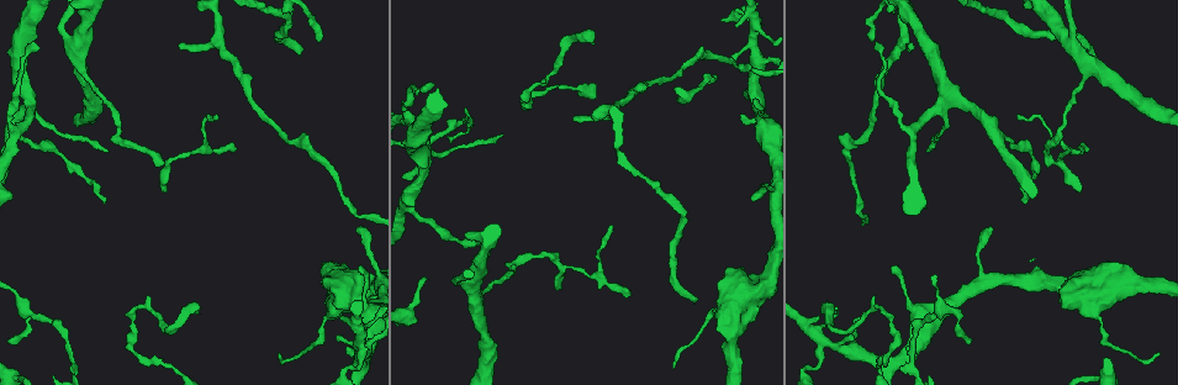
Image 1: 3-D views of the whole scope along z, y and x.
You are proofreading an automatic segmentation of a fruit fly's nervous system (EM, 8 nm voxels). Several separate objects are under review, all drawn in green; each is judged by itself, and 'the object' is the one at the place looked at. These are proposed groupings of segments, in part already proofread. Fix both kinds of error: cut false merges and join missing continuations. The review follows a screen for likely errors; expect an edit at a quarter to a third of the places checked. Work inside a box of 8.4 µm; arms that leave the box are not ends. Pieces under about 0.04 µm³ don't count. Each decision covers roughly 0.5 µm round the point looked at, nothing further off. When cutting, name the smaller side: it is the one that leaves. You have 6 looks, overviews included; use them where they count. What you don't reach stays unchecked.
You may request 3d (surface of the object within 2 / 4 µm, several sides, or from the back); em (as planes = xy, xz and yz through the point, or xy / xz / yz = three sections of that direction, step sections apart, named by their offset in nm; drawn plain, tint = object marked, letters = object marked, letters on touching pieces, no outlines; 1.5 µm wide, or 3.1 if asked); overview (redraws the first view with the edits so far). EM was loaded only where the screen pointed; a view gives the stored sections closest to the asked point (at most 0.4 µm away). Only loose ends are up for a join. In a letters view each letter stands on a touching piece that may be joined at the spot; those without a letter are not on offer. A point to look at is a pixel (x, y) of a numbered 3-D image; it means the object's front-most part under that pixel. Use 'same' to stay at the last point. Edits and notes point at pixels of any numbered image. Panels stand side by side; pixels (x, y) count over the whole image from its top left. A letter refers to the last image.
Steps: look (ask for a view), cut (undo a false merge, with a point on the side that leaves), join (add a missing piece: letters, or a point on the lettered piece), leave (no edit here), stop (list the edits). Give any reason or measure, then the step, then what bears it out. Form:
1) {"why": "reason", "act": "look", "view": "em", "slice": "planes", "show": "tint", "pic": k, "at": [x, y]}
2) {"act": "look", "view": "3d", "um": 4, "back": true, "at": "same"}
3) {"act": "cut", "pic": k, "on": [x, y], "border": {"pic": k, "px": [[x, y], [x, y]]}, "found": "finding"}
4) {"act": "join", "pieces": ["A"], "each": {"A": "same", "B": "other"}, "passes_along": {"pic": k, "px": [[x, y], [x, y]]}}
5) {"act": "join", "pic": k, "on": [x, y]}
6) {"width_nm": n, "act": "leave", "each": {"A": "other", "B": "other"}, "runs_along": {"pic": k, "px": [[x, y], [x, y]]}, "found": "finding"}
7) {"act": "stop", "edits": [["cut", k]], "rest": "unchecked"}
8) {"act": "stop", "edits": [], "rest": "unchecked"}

{"why": "three-way junction", "act": "look", "view": "3d", "um": 4, "back": true, "pic": 1, "at": [59, 30]}

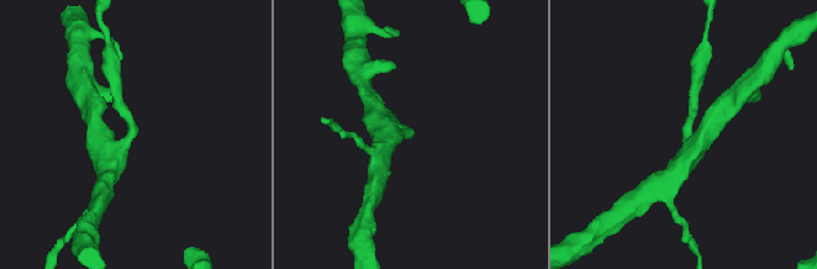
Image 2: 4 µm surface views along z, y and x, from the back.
{"arms": 3, "arm_widths_nm": [160, 280, 320], "act": "look", "view": "em", "slice": "planes", "show": "tint", "pic": 2, "at": [685, 132]}

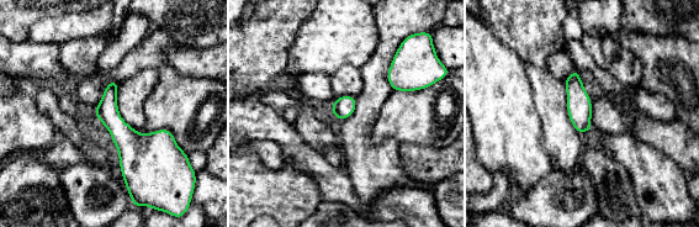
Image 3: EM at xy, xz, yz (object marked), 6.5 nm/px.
{"act": "look", "view": "em", "slice": "planes", "show": "letters", "at": "same"}

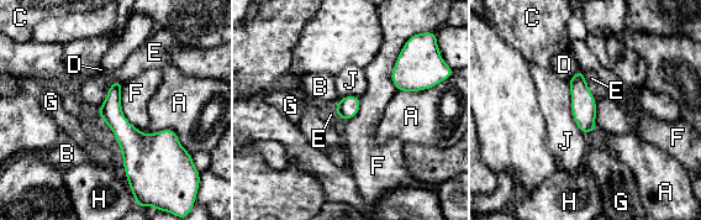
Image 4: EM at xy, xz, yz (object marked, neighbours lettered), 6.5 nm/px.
{"act": "leave", "each": {"A": "other", "B": "other", "C": "other", "D": "other", "E": "other", "F": "other", "G": "other", "H": "other", "J": "other"}, "border": {"pic": 4, "px": [[122, 82], [121, 111], [140, 129]]}, "found": "one cell here"}

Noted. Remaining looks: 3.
{"why": "an open end", "act": "look", "view": "em", "slice": "planes", "show": "letters", "pic": 1, "at": [1079, 189]}

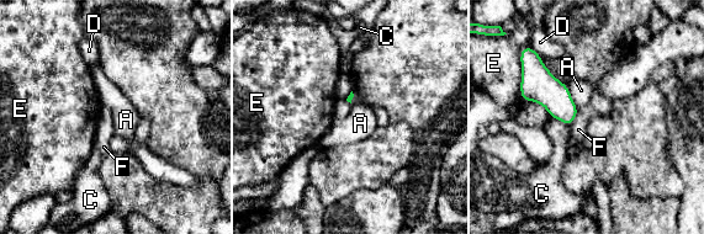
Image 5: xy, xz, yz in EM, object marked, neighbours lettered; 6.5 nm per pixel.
{"act": "leave", "each": {"A": "other", "C": "other", "D": "other", "E": "other", "F": "other"}, "border": {"pic": 5, "px": [[567, 86], [571, 99], [578, 108]]}, "found": "no lettered piece goes on from it"}

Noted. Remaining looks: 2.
{"why": "arms part here", "act": "look", "view": "3d", "um": 4, "pic": 1, "at": [361, 343]}

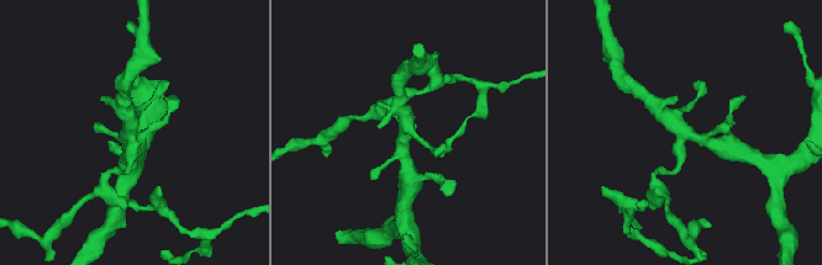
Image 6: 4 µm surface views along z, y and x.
{"why": "shape alone is not enough", "act": "look", "view": "em", "slice": "xy", "step": 4, "show": "letters", "pic": 6, "at": [402, 138]}

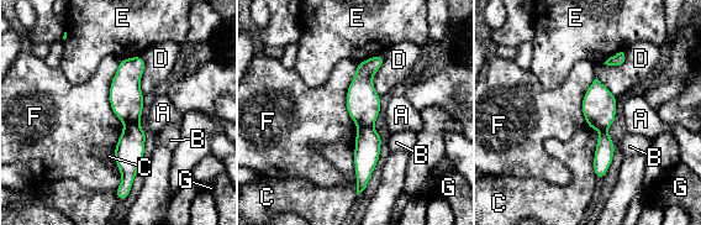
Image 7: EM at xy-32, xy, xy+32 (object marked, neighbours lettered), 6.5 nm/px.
{"act": "cut", "pic": 7, "on": [367, 151], "each": {"A": "other", "B": "other", "C": "other", "D": "other", "E": "other", "F": "other", "G": "other"}, "border": {"pic": 7, "px": [[373, 125], [358, 129]]}, "found": "two cells meet here"}

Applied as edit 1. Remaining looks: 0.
{"act": "stop", "edits": [["cut", 7]], "rest": "unchecked"}

